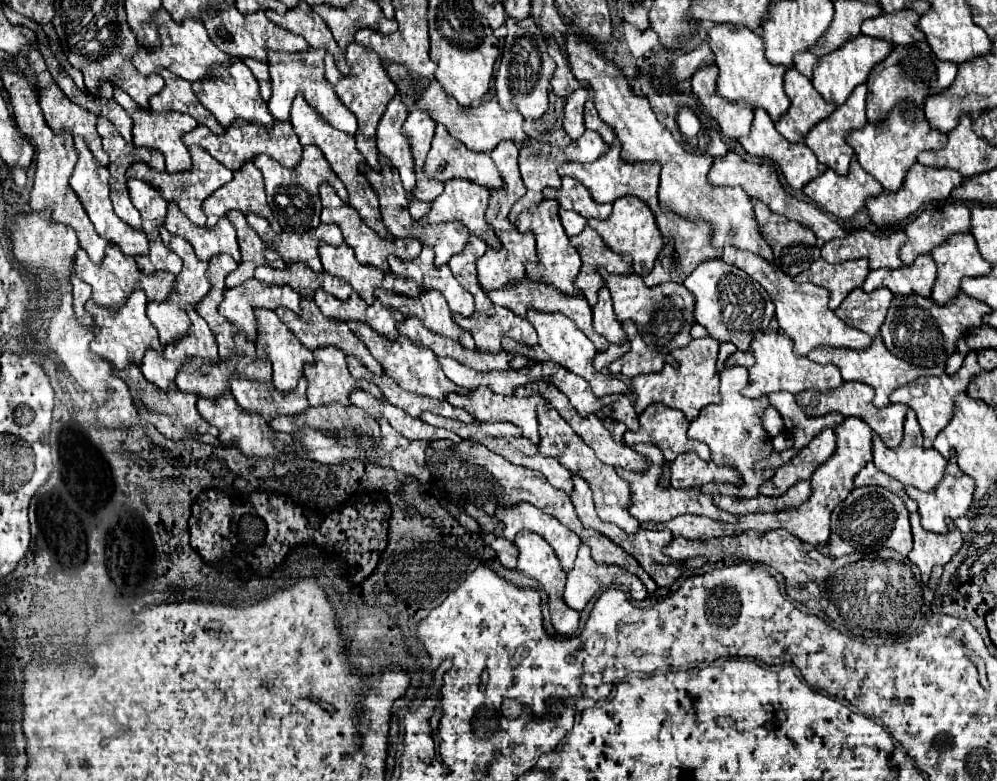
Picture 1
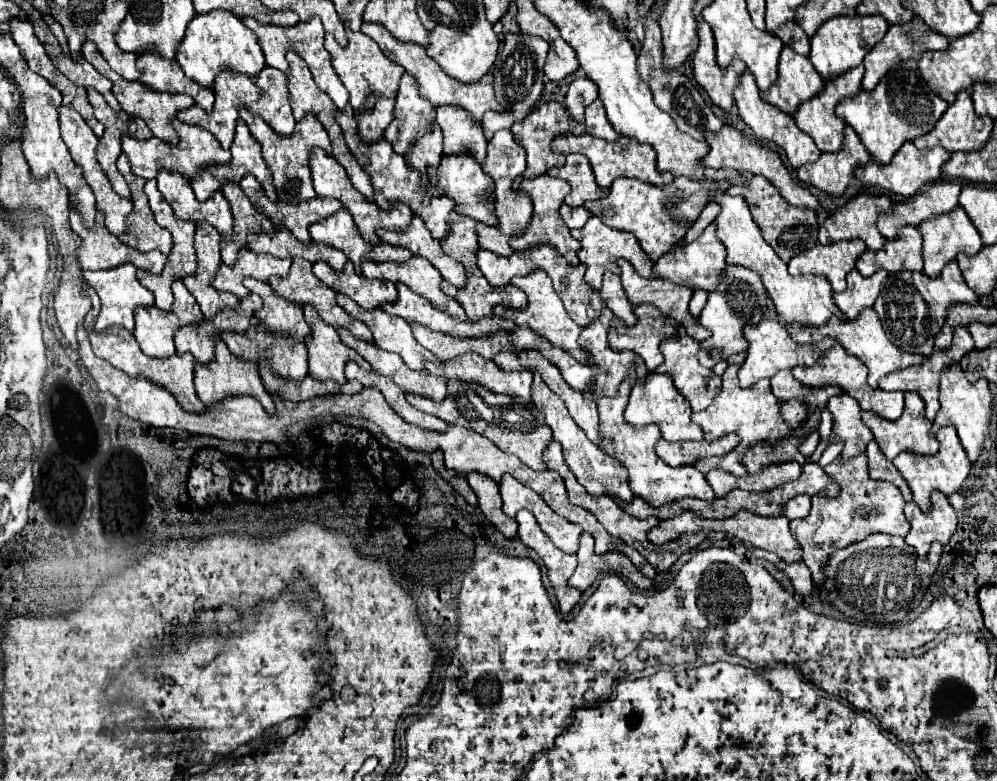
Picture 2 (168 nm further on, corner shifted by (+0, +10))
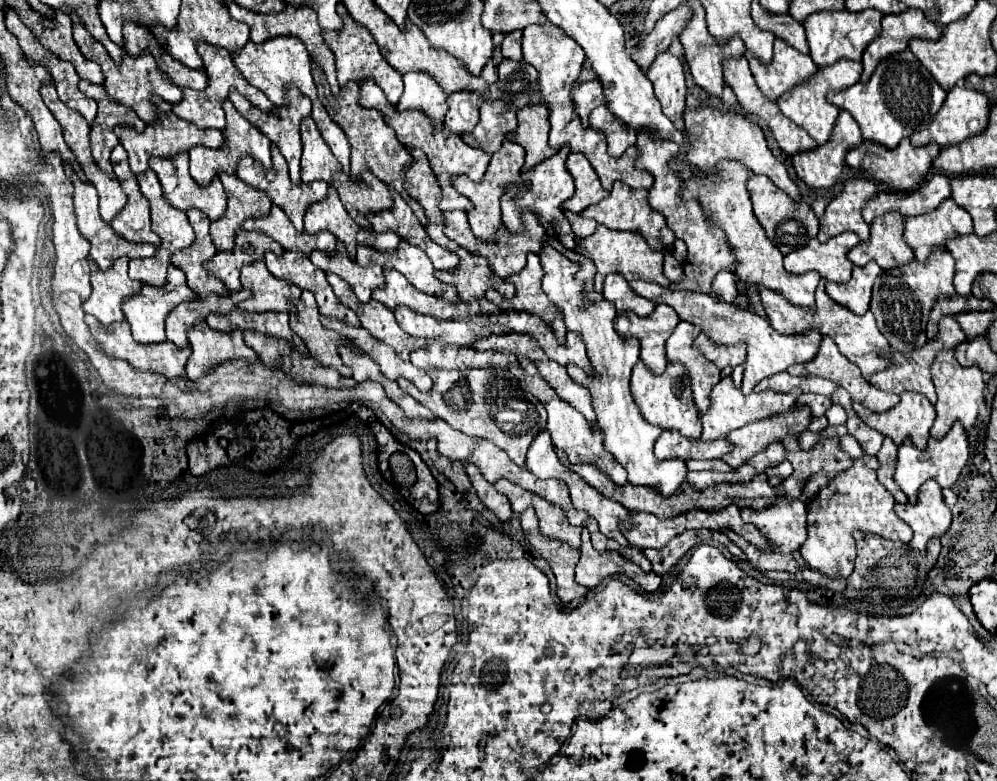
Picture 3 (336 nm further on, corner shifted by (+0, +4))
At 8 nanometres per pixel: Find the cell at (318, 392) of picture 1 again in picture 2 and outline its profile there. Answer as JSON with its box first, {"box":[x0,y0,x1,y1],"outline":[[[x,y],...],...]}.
{"box":[303,304,371,384],"outline":[[[309,304],[303,306],[305,320],[311,328],[311,334],[305,338],[307,354],[309,354],[309,374],[317,380],[335,380],[339,384],[345,384],[345,362],[355,360],[361,368],[371,370],[369,362],[361,358],[355,350],[345,346],[335,332],[333,326],[325,324],[317,312],[311,310]]]}

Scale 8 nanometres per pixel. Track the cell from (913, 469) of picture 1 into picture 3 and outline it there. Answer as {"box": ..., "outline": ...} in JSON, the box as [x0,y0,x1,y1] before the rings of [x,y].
{"box":[853,392,935,450],"outline":[[[903,392],[901,402],[885,414],[871,412],[859,402],[853,402],[853,410],[867,426],[889,436],[897,446],[909,438],[919,450],[927,446],[929,428],[935,422],[935,408],[925,396],[915,392]]]}

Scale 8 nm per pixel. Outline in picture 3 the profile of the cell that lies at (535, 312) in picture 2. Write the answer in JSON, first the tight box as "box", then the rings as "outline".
{"box":[485,254,567,344],"outline":[[[529,254],[527,266],[519,274],[509,276],[509,282],[515,284],[515,298],[505,300],[495,290],[489,290],[485,298],[497,304],[499,310],[515,310],[515,312],[527,312],[539,316],[553,330],[559,344],[565,344],[567,330],[563,324],[563,316],[555,304],[549,304],[549,298],[541,290],[541,278],[543,278],[543,268],[539,264],[539,256]]]}

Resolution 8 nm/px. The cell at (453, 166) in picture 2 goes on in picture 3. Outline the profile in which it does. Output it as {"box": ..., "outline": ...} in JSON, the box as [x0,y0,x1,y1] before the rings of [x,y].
{"box":[359,80,491,212],"outline":[[[365,80],[365,84],[359,84],[359,86],[361,86],[361,100],[359,100],[359,104],[365,106],[365,108],[379,110],[379,114],[395,130],[397,138],[407,148],[421,148],[427,154],[431,170],[435,172],[437,182],[439,182],[439,186],[443,190],[443,200],[439,204],[439,208],[443,212],[451,212],[451,210],[469,212],[473,208],[473,204],[455,190],[455,186],[451,184],[451,178],[455,178],[455,176],[469,176],[471,180],[479,182],[483,178],[483,172],[485,172],[489,160],[491,160],[491,154],[483,152],[481,148],[473,148],[473,146],[465,144],[457,136],[449,136],[449,132],[445,132],[445,128],[441,128],[439,132],[433,132],[433,126],[429,122],[425,122],[425,116],[421,116],[421,112],[397,112],[397,108],[389,106],[389,102],[385,100],[385,94],[381,92],[381,88],[377,88],[377,84],[373,84],[371,80]]]}

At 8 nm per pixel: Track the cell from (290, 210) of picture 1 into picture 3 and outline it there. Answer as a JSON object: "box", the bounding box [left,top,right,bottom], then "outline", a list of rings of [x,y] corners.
{"box":[229,90,311,184],"outline":[[[237,90],[229,92],[229,100],[233,102],[233,106],[237,108],[237,112],[249,120],[259,132],[263,132],[283,154],[283,158],[287,160],[287,166],[289,166],[289,176],[291,176],[291,182],[293,184],[301,184],[301,166],[299,166],[299,160],[301,160],[301,122],[303,118],[311,116],[311,104],[309,100],[305,100],[305,96],[297,96],[297,92],[293,92],[293,96],[289,96],[289,104],[285,108],[279,108],[277,116],[273,114],[265,114],[265,112],[259,112],[257,108],[253,108]]]}

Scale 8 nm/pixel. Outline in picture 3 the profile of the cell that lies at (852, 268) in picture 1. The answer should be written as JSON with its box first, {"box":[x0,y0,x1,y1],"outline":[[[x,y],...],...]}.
{"box":[785,232,859,284],"outline":[[[853,232],[833,236],[825,244],[813,238],[805,248],[799,248],[797,252],[785,256],[785,270],[791,274],[805,274],[809,270],[815,270],[829,282],[845,284],[851,278],[853,268],[847,252],[859,242],[859,236]]]}

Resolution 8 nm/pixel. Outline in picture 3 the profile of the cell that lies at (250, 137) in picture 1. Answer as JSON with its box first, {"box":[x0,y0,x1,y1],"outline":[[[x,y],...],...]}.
{"box":[173,44,277,130],"outline":[[[201,44],[201,58],[205,60],[205,74],[209,78],[209,88],[205,92],[193,92],[193,90],[183,90],[183,100],[181,104],[175,104],[173,106],[173,112],[181,118],[181,120],[187,120],[191,124],[195,124],[197,128],[201,130],[207,130],[207,128],[215,128],[215,130],[225,130],[225,112],[223,112],[223,102],[227,100],[229,92],[231,90],[239,90],[253,106],[257,106],[261,112],[267,112],[267,114],[277,114],[277,108],[273,102],[269,102],[269,98],[265,96],[263,90],[251,86],[245,76],[237,70],[233,58],[229,56],[229,52],[225,52],[223,48],[213,48],[209,44]]]}

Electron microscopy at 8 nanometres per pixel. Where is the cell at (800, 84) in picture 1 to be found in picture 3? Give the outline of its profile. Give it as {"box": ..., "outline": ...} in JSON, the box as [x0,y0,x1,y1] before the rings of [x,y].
{"box":[745,38,817,102],"outline":[[[779,38],[775,40],[775,56],[771,64],[761,66],[761,62],[753,60],[749,52],[745,52],[745,58],[749,60],[759,90],[773,102],[777,102],[777,98],[785,92],[791,92],[799,84],[807,82],[817,72],[809,54],[801,54]]]}

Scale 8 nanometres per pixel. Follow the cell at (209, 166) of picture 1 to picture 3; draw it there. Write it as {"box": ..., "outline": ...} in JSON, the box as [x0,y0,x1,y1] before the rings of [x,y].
{"box":[115,96,225,176],"outline":[[[153,96],[153,102],[159,108],[159,120],[157,120],[159,124],[149,124],[145,128],[145,132],[141,132],[141,134],[133,132],[133,128],[115,128],[119,142],[123,144],[123,148],[129,154],[129,166],[135,176],[145,174],[149,170],[149,158],[171,158],[181,152],[189,152],[193,146],[205,146],[205,148],[215,148],[215,150],[223,148],[225,138],[221,132],[199,130],[199,128],[193,128],[193,124],[185,124],[185,120],[179,120],[177,116],[173,116],[171,106],[165,100],[161,100],[159,96]]]}

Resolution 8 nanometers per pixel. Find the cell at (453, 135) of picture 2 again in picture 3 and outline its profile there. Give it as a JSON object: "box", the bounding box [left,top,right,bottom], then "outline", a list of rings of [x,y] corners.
{"box":[445,92,481,136],"outline":[[[459,92],[449,96],[445,128],[455,136],[465,136],[473,132],[473,128],[479,122],[479,102],[481,98],[473,96],[471,92]]]}

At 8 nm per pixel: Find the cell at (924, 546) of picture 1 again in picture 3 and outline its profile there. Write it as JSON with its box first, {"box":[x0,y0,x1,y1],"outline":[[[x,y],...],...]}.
{"box":[895,480,951,554],"outline":[[[929,480],[921,486],[919,504],[895,504],[897,516],[907,522],[913,530],[911,548],[921,554],[927,552],[927,542],[931,538],[941,538],[951,526],[951,510],[943,502],[943,494],[937,482]]]}

